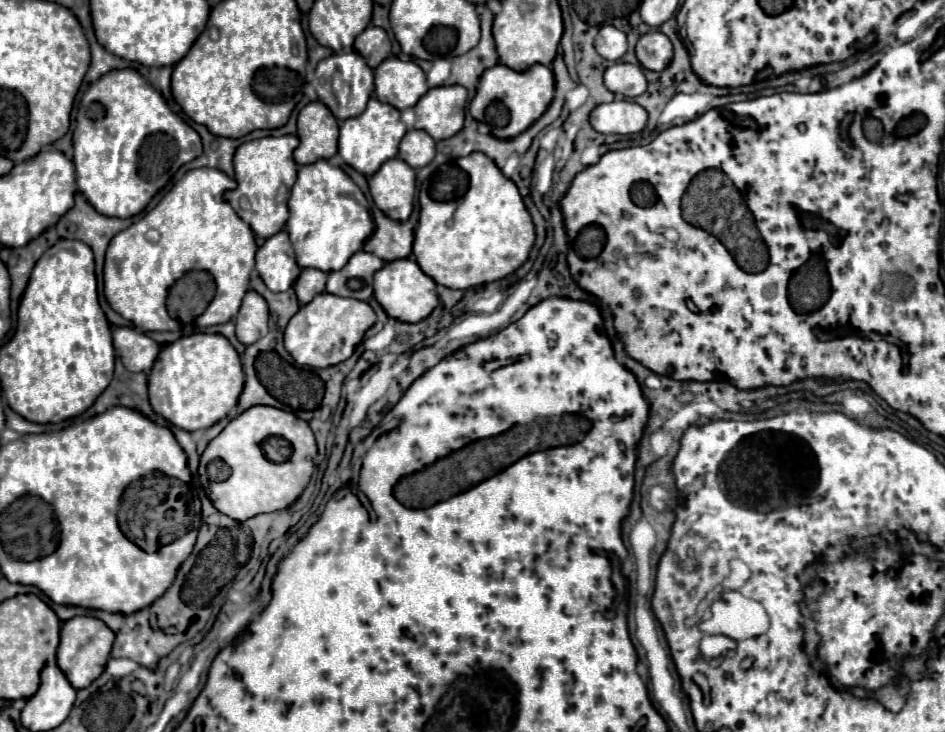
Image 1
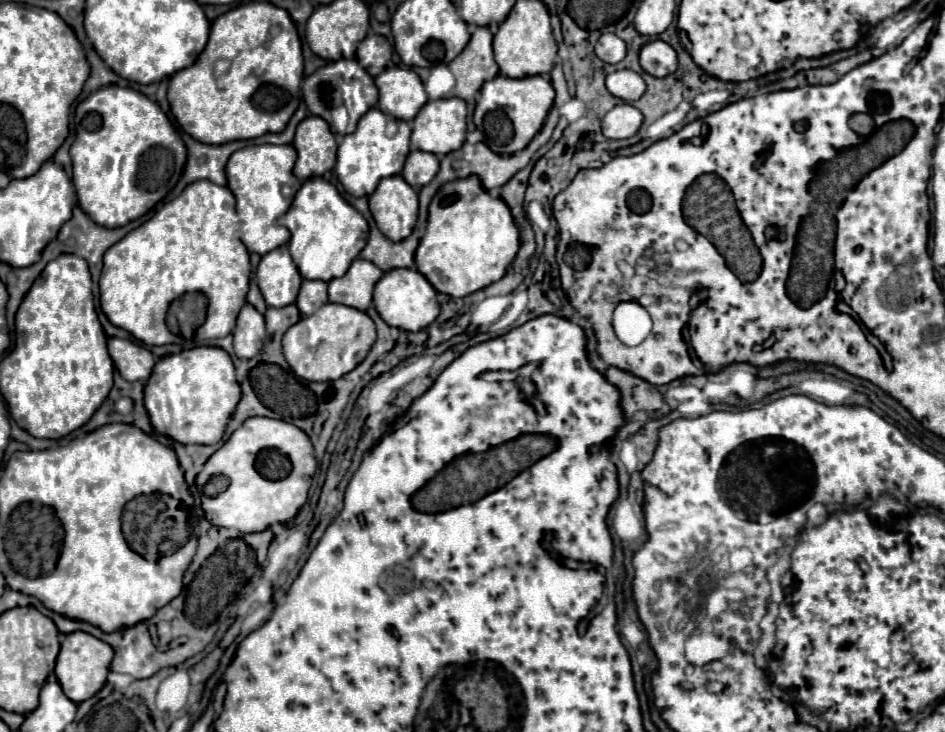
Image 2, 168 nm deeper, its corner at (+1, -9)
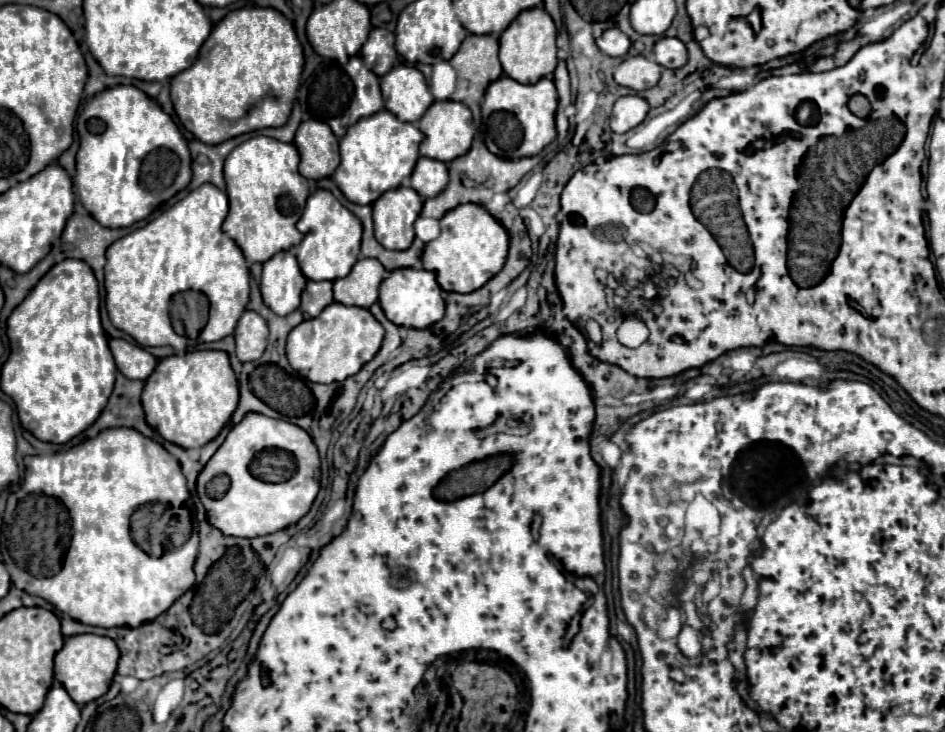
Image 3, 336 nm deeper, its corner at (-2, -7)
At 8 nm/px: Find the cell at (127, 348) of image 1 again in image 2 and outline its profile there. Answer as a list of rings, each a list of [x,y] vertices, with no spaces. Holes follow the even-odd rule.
[[[109,338],[109,354],[119,374],[129,382],[145,382],[157,362],[157,358],[145,346],[121,338]]]

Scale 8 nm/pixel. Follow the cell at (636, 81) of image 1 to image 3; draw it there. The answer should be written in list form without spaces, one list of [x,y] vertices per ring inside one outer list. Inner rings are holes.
[[[632,56],[614,70],[614,82],[640,92],[652,88],[660,80],[660,74],[662,66],[658,66],[654,60],[648,60],[644,56]]]

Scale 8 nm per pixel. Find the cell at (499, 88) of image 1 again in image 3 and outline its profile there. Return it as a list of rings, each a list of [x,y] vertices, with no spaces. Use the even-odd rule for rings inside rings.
[[[500,76],[490,82],[482,104],[482,132],[490,152],[500,158],[524,158],[538,154],[556,138],[556,88],[550,78],[540,78],[536,84],[520,84],[510,76]]]

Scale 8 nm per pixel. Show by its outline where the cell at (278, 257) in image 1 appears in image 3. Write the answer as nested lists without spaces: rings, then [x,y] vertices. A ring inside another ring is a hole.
[[[290,250],[274,254],[262,272],[262,298],[270,310],[278,316],[286,316],[300,306],[300,294],[306,286],[306,278],[300,272],[298,260]]]

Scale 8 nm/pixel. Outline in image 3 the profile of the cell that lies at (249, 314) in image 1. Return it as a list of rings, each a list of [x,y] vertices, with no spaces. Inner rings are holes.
[[[246,310],[236,324],[236,356],[240,362],[258,360],[266,350],[268,340],[268,324],[266,320],[254,312]]]

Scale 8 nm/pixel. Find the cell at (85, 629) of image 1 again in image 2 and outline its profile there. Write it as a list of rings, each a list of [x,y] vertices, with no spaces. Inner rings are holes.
[[[87,632],[65,634],[63,642],[61,642],[61,652],[55,662],[55,674],[57,674],[57,680],[63,686],[63,692],[67,694],[67,698],[73,700],[75,704],[79,704],[79,702],[95,696],[107,680],[111,660],[113,660],[111,646],[105,644],[103,640],[97,640]]]

